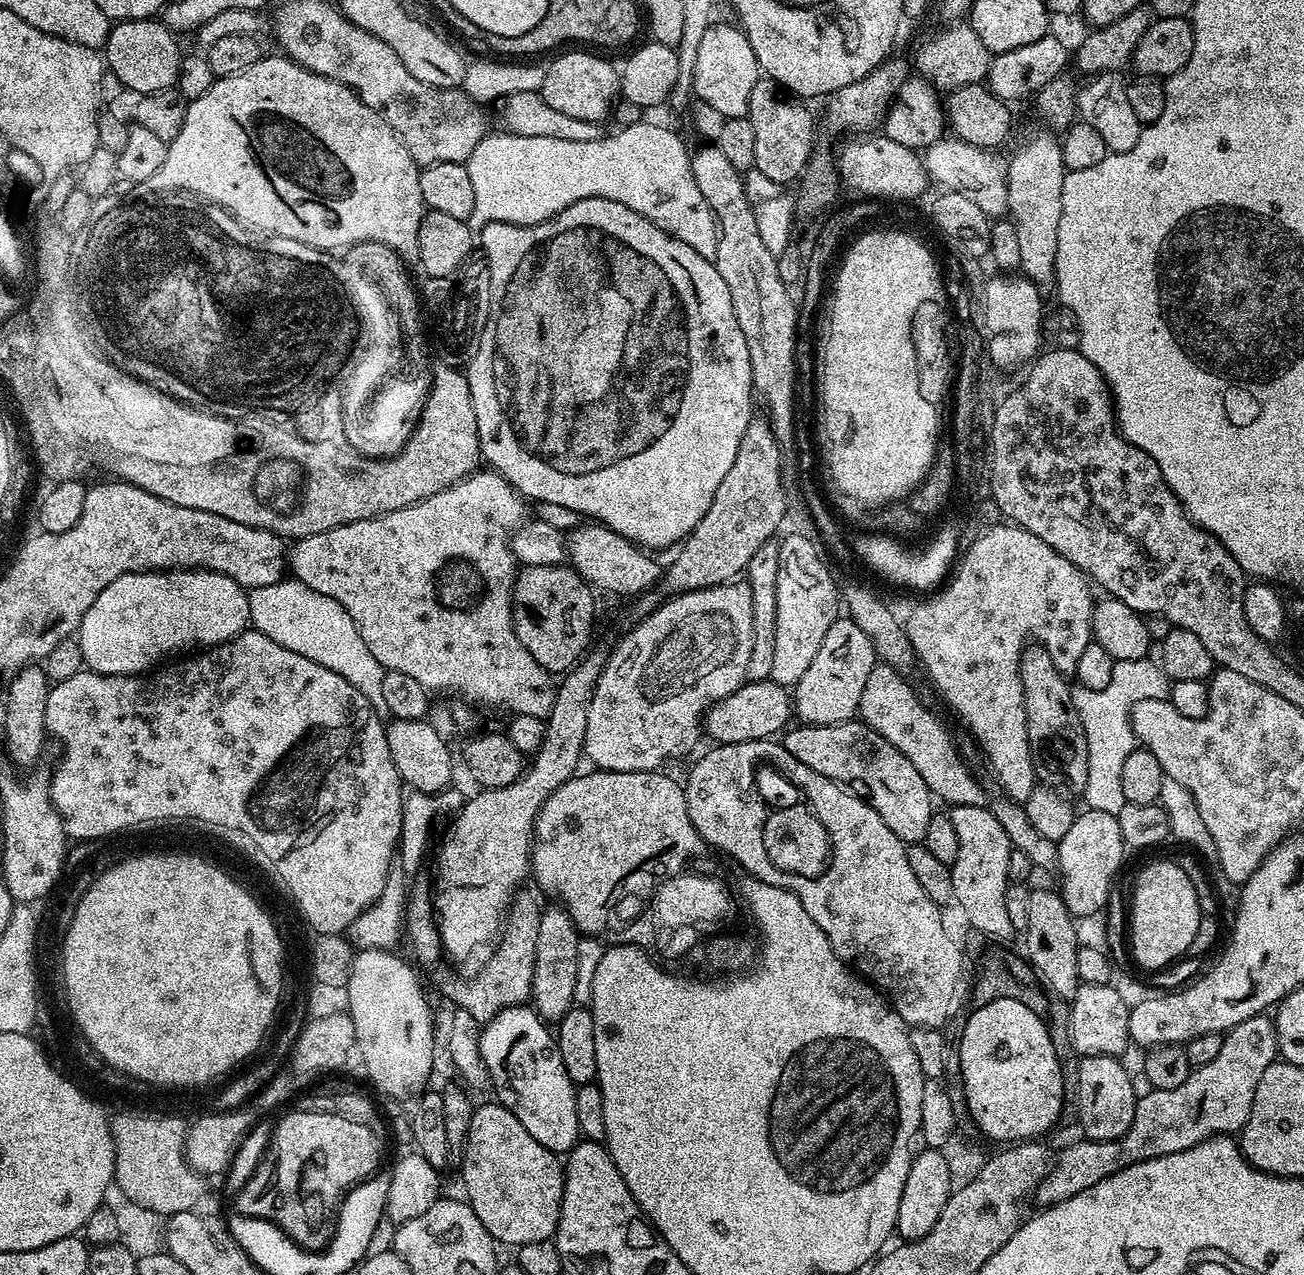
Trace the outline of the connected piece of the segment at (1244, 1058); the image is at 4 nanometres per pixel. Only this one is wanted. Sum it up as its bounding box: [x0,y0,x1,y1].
[1034,1014,1278,1206]

